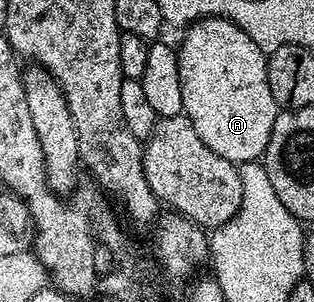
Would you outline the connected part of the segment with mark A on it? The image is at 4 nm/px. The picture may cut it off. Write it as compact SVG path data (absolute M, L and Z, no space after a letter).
M202 17L185 26L183 33L176 52L184 116L216 155L235 163L259 160L280 112L272 99L272 87L268 87L267 54L227 17Z

